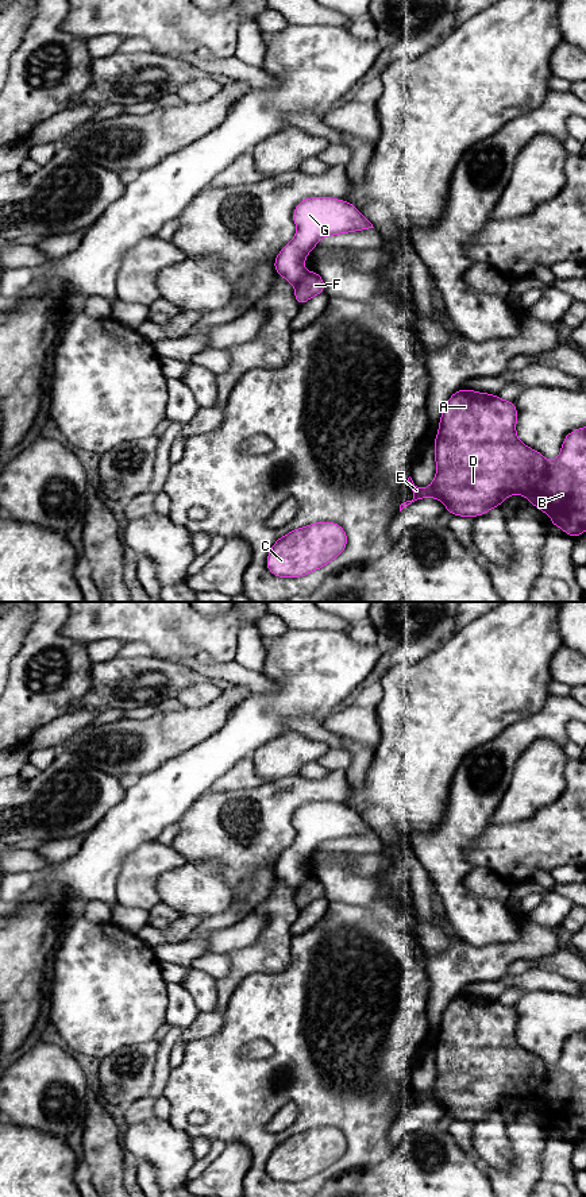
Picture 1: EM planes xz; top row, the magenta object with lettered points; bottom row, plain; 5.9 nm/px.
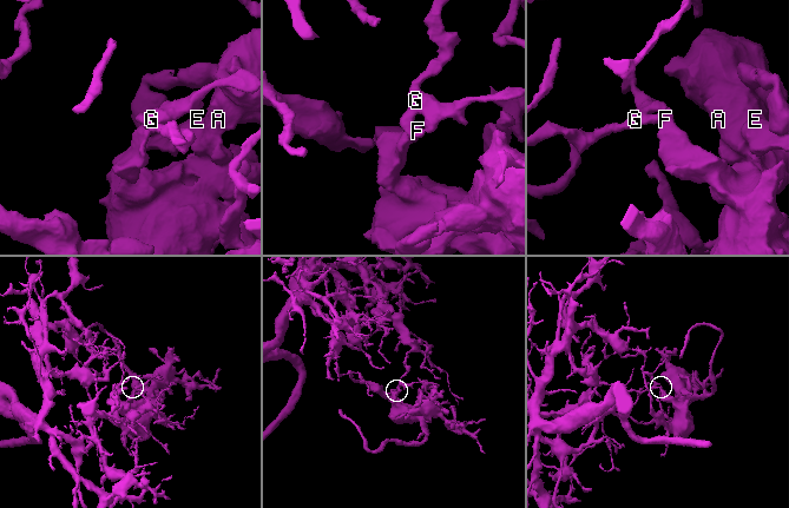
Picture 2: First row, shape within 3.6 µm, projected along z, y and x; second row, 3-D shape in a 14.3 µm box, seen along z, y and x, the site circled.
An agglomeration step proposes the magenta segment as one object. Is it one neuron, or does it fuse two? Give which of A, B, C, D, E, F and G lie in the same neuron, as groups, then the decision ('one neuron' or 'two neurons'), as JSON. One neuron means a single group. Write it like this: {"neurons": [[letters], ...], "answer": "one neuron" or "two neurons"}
{"neurons": [["A", "B", "C", "D", "E", "F"], ["G"]], "answer": "two neurons"}

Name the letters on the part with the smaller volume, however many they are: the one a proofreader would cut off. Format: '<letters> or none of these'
A, B, C, D, E, F

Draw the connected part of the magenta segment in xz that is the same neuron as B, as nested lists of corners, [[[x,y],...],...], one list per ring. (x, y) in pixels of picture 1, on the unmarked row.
[[[460,993],[442,1013],[436,1039],[436,1080],[427,1093],[417,1092],[412,1082],[408,1089],[413,1104],[400,1109],[400,1116],[421,1103],[437,1103],[451,1120],[477,1121],[501,1111],[513,1098],[521,1098],[541,1117],[551,1119],[548,1130],[579,1142],[586,1135],[586,1031],[570,1036],[559,1061],[551,1067],[540,1057],[523,1049],[516,1039],[517,1012],[494,999]]]

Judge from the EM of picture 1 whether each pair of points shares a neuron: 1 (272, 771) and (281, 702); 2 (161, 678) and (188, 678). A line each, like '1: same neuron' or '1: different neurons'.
1: different neurons
2: same neuron

